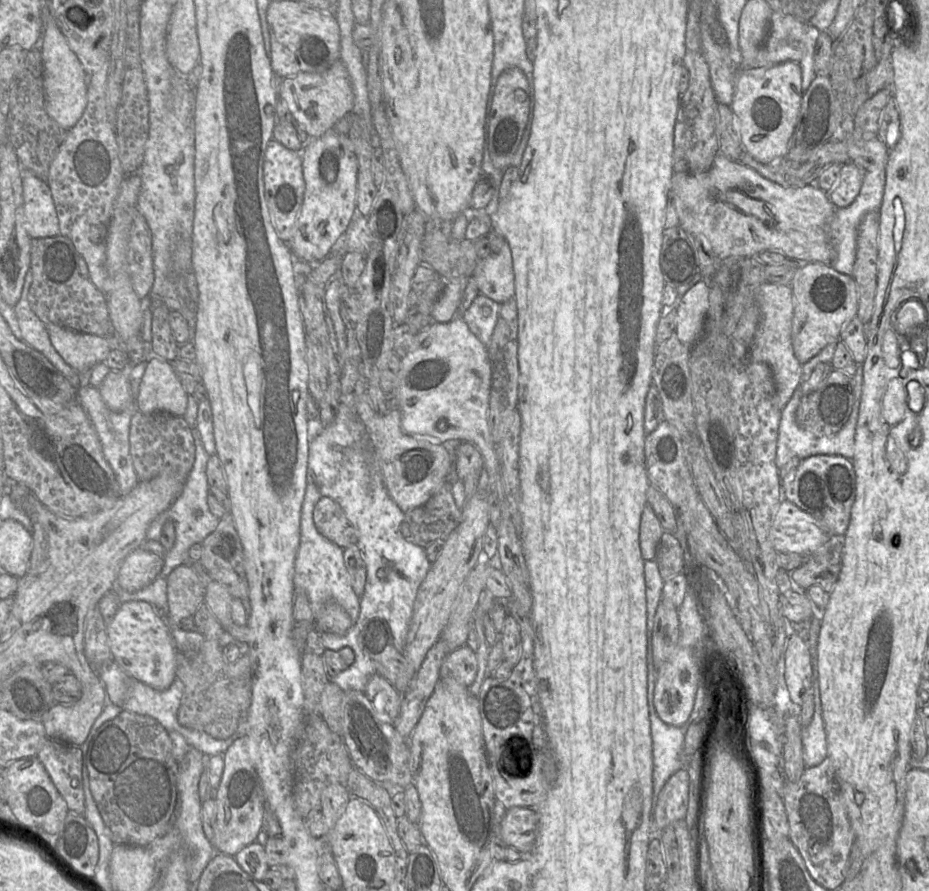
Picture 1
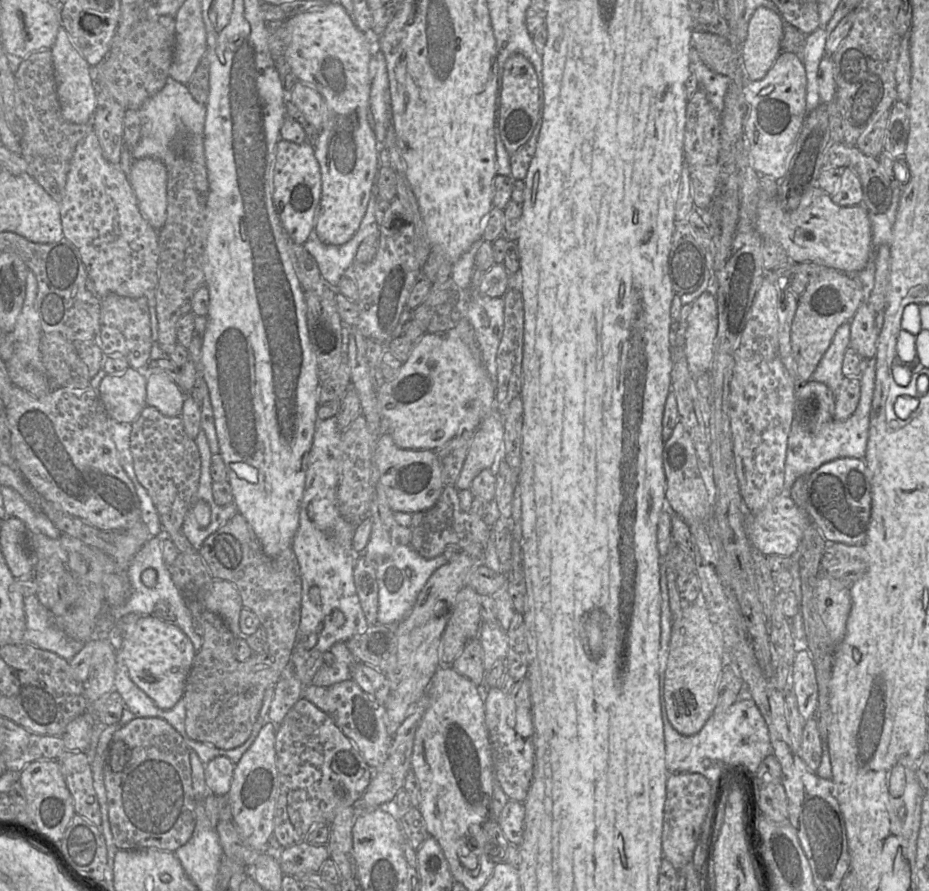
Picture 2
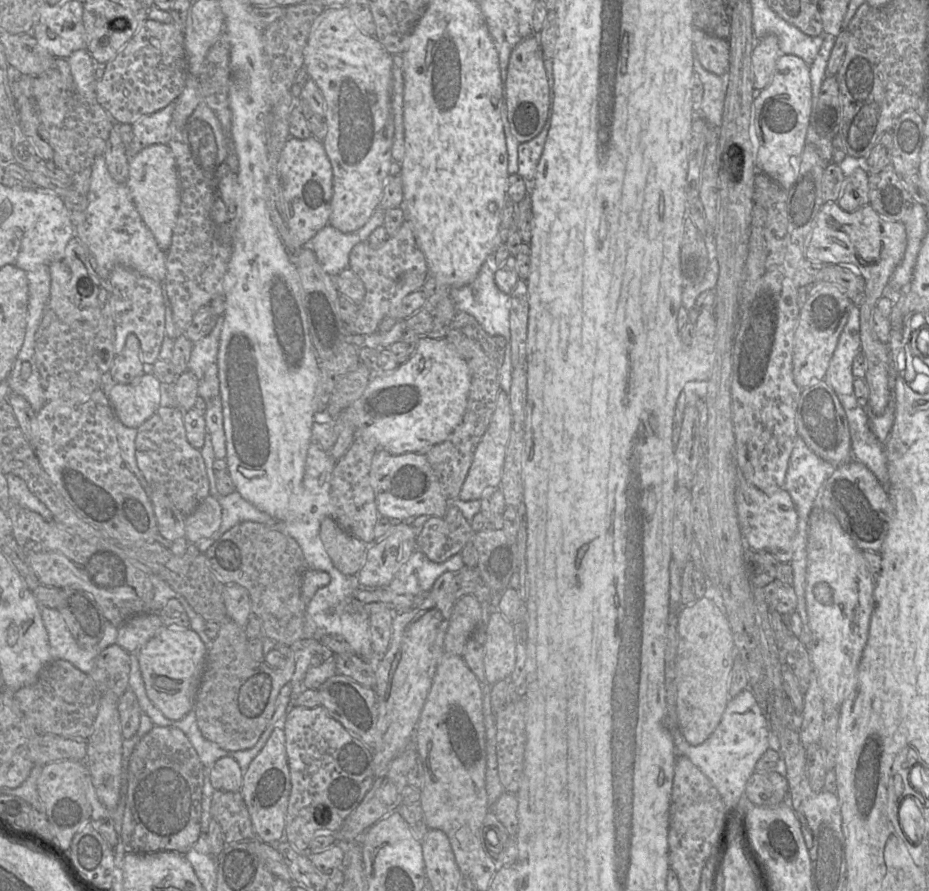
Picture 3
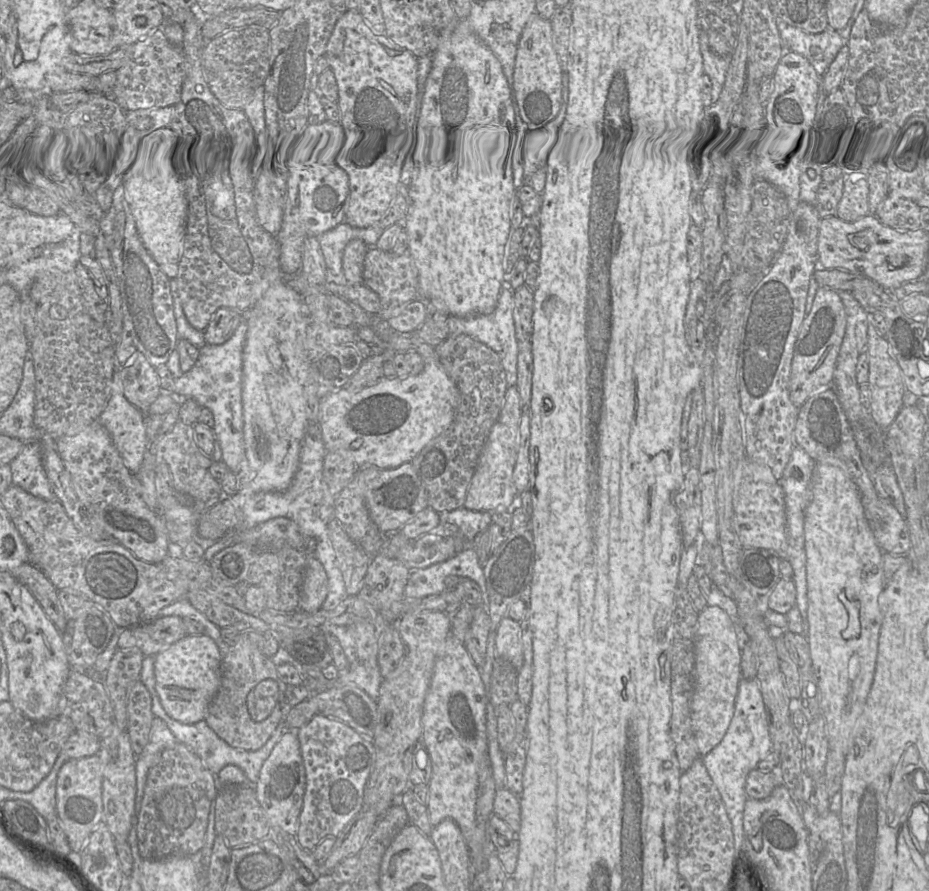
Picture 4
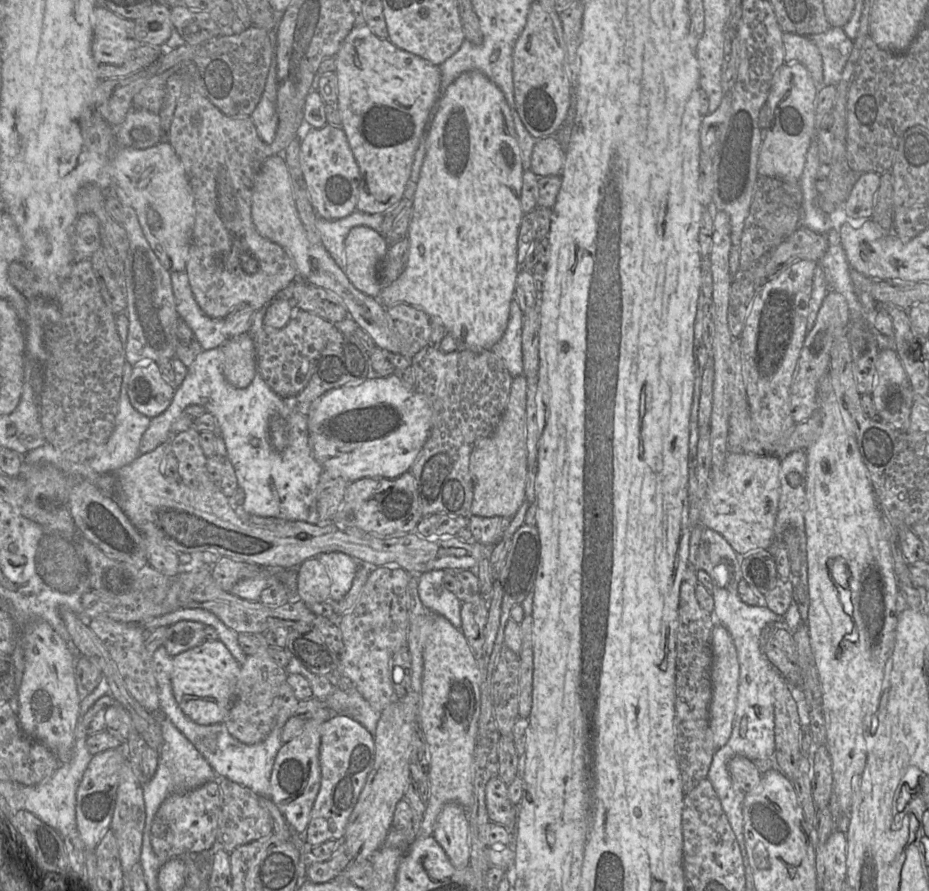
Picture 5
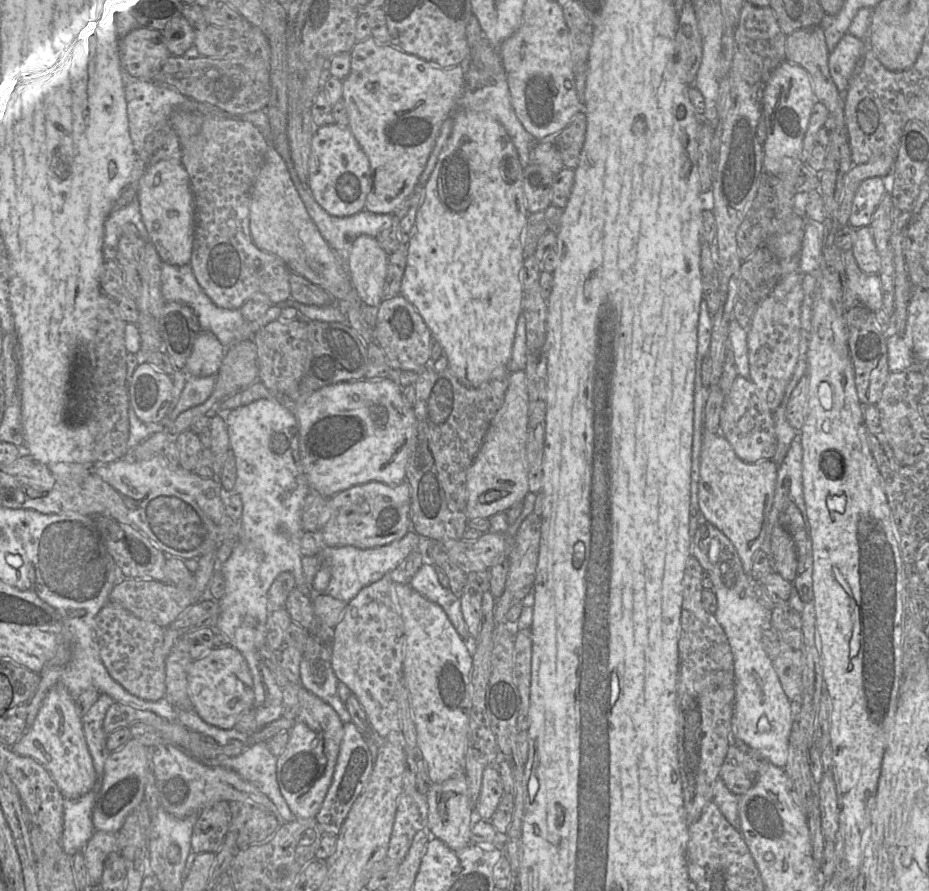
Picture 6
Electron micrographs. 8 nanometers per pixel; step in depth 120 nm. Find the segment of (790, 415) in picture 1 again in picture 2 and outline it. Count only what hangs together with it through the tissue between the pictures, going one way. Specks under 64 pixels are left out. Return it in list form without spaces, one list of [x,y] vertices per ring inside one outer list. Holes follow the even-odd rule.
[[[875,359],[861,360],[861,394],[854,413],[844,421],[830,420],[817,429],[809,430],[794,418],[788,435],[784,469],[784,486],[789,491],[795,481],[820,467],[822,464],[838,458],[864,459],[869,436],[870,412],[875,388]]]

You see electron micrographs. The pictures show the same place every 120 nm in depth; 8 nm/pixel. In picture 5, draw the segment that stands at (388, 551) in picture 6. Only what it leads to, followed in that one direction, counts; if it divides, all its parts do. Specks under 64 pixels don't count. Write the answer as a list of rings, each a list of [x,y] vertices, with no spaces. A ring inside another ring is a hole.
[[[328,552],[317,556],[325,566],[330,579],[330,600],[341,600],[350,590],[360,562],[342,552]]]

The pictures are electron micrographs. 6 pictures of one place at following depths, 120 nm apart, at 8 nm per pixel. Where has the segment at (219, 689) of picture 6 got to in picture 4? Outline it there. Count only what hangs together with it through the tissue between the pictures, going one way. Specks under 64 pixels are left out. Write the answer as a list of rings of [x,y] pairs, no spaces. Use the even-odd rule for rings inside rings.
[[[186,635],[155,655],[155,689],[166,713],[183,724],[203,721],[221,682],[223,654],[207,635]]]

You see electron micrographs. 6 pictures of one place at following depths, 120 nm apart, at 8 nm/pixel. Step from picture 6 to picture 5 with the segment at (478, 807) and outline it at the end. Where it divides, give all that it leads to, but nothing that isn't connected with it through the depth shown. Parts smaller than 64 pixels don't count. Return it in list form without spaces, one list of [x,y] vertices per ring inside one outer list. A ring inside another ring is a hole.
[[[493,777],[486,785],[486,808],[491,822],[512,828],[516,822],[517,806],[508,798],[508,785]]]

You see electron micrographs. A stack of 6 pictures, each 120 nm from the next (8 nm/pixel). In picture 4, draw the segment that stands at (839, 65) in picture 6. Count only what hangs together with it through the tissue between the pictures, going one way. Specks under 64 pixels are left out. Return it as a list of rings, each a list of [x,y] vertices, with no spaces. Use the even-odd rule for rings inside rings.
[[[777,20],[777,27],[783,45],[783,54],[794,52],[803,56],[819,77],[825,74],[841,48],[847,45],[840,33],[831,28],[819,34],[810,34],[781,20]]]

